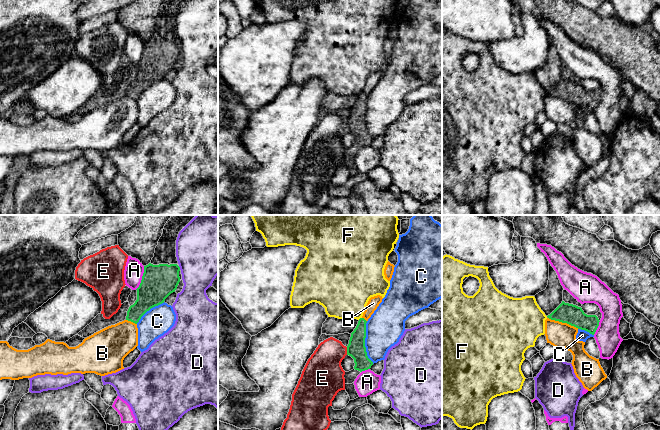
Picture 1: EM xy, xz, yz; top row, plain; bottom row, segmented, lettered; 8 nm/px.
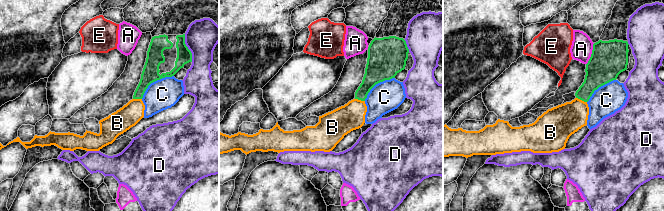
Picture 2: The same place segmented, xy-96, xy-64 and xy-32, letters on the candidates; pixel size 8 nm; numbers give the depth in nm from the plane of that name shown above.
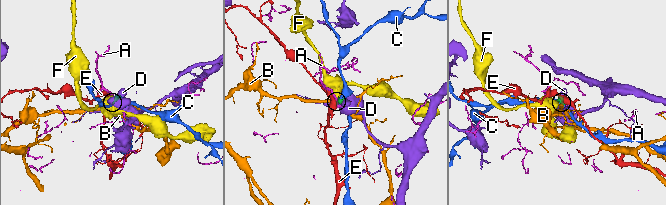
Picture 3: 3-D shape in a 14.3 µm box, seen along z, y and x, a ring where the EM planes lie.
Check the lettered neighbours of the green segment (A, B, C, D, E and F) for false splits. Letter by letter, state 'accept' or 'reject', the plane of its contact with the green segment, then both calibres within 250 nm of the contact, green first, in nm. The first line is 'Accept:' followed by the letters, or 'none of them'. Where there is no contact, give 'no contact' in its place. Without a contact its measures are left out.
Accept: none of them
A: reject; contact in xy; calibres 280 and 150 nm
B: reject; contact in yz; calibres 160 and 200 nm
C: reject; contact in xz; calibres 150 and 300 nm
D: reject; contact in xy; calibres 280 and 460 nm
E: reject; contact in xz; calibres 150 and 300 nm
F: reject; contact in xz; calibres 150 and 400 nm

